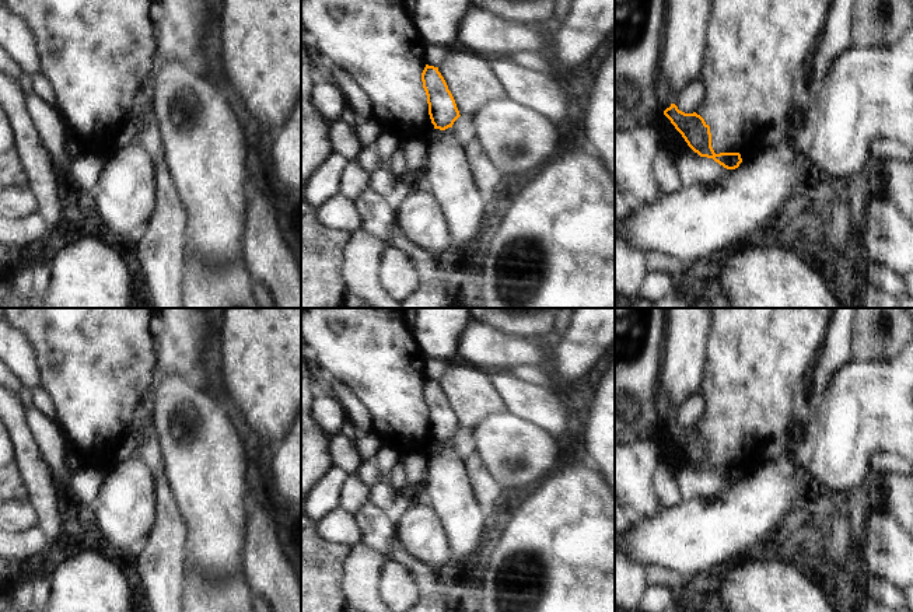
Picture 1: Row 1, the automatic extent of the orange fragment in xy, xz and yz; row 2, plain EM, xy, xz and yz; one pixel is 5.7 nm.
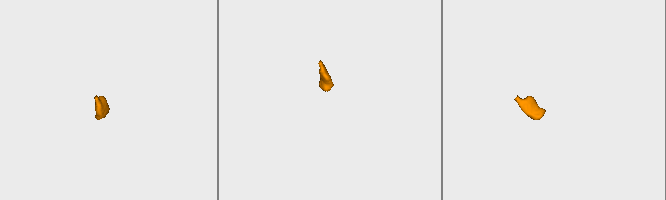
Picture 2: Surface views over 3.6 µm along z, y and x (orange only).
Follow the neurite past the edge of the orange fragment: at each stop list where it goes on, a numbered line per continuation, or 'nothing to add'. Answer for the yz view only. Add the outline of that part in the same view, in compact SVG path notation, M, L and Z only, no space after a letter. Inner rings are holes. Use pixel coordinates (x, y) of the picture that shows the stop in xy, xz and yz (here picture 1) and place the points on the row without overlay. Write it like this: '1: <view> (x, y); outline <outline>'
1: yz (661, 399); outline M658 385L658 389L655 392L655 408L660 416L660 420L665 424L667 422L671 420L672 417L672 410L671 410L671 405L669 405L669 399L667 392L661 388L661 385Z

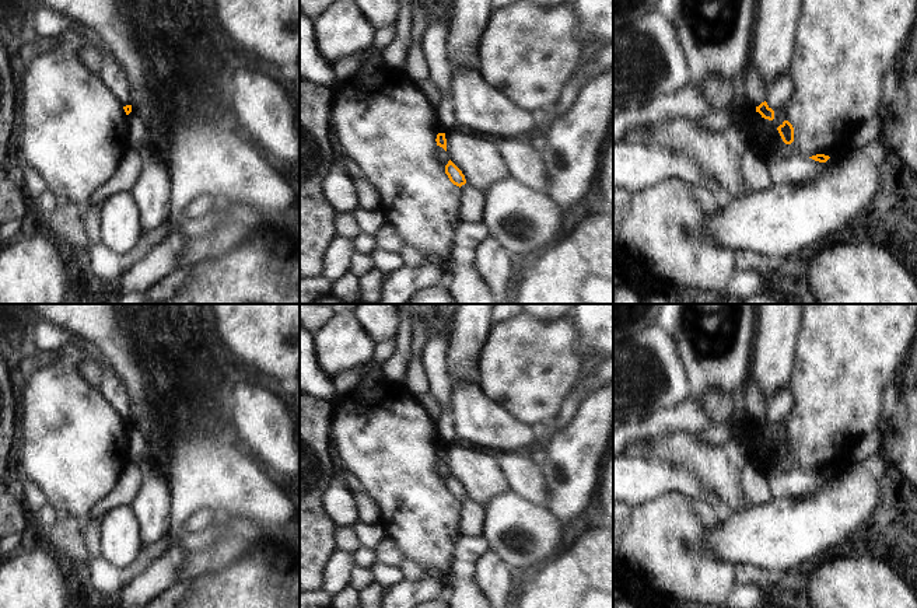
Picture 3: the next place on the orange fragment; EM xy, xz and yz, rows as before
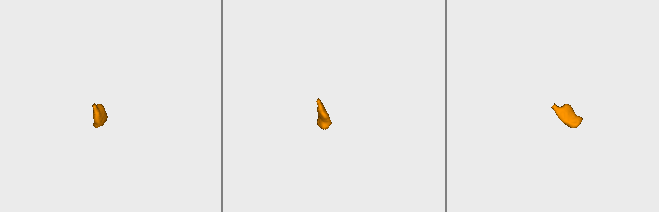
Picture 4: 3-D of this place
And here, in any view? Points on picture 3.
1: yz (756, 408); outline M750 375L743 389L743 398L746 410L752 420L756 422L767 413L767 405L764 403L763 395Z

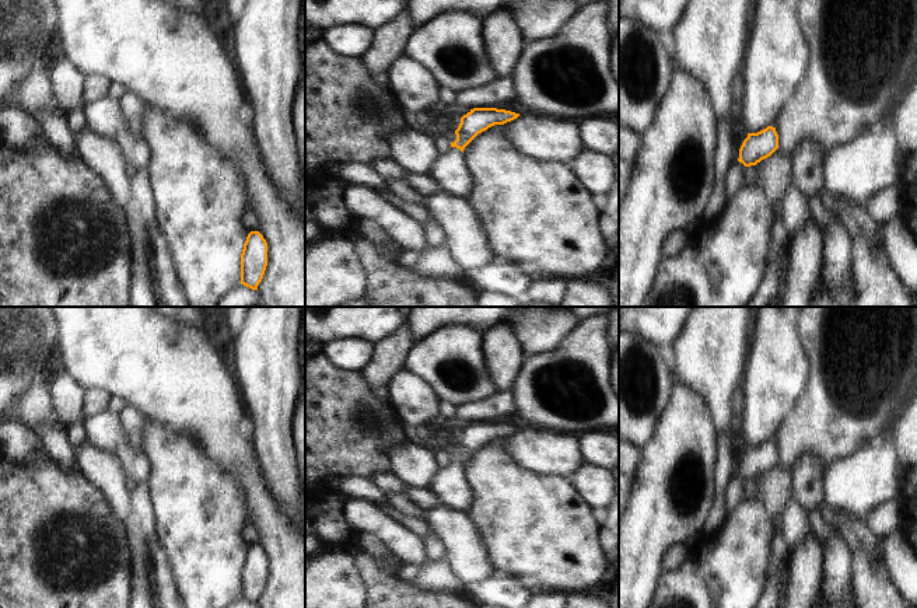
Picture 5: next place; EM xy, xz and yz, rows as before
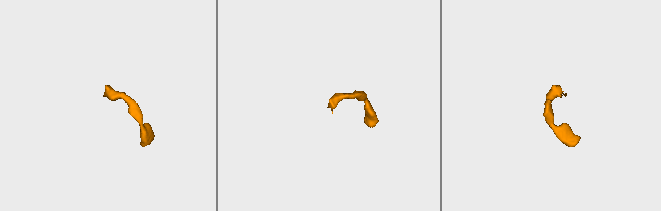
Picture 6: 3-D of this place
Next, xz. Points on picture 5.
1: xz (448, 485); outline M451 461L444 469L437 469L427 489L437 497L438 506L465 511L472 503L472 490L463 478L463 467Z

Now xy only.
nothing to add

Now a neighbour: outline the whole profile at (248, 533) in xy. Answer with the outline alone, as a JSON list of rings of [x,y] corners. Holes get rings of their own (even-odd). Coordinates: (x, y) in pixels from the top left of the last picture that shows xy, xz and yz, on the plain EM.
[[[246,523],[241,528],[241,538],[244,539],[244,542],[248,546],[251,546],[251,545],[259,545],[259,534],[258,534],[256,528],[251,523]]]

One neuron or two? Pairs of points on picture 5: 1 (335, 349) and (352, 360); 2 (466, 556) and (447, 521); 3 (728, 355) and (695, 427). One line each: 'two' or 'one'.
1: one
2: one
3: two

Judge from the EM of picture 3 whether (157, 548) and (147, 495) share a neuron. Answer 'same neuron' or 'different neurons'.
different neurons

